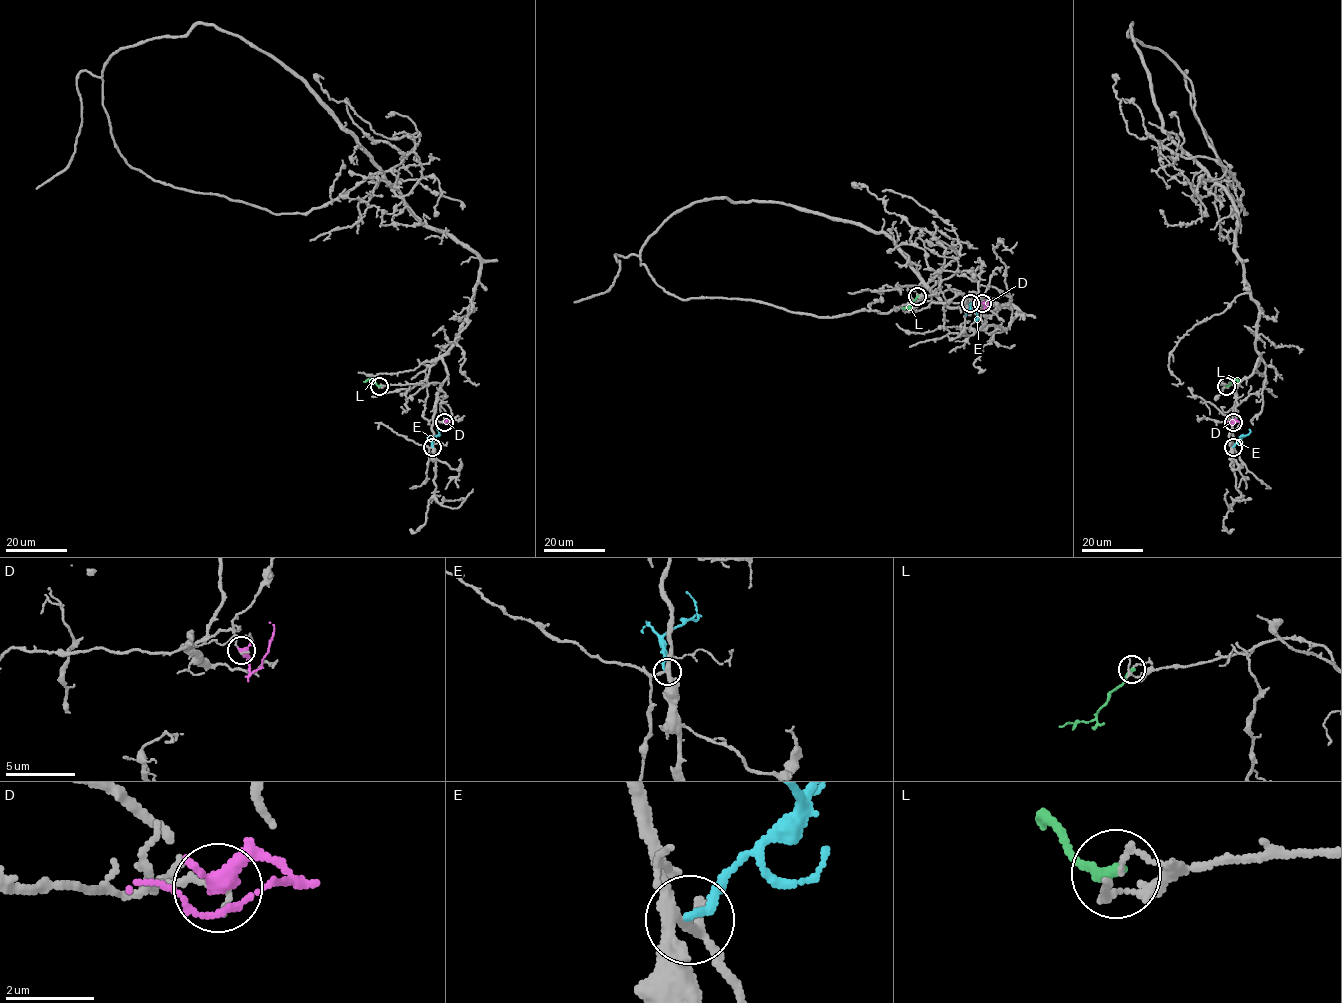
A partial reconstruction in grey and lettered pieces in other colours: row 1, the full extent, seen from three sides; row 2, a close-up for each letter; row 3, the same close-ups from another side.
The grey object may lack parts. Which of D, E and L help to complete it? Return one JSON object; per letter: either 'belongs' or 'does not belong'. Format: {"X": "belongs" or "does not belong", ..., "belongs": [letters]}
{"D": "does not belong", "E": "does not belong", "L": "belongs", "belongs": ["L"]}

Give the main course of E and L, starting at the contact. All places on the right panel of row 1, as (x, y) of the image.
E: (1232, 447), (1249, 429)
L: (1225, 386), (1237, 379), (1238, 381)

